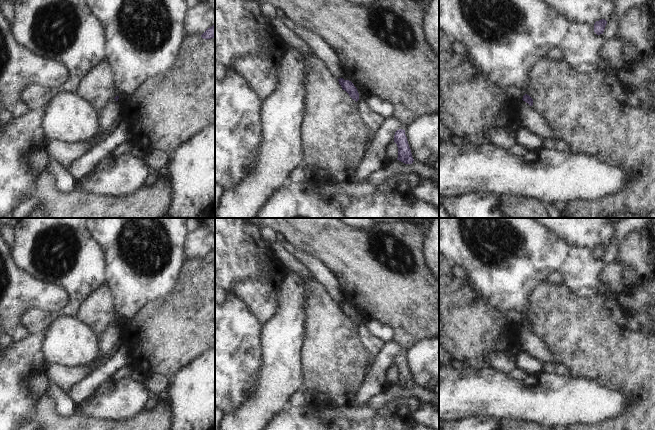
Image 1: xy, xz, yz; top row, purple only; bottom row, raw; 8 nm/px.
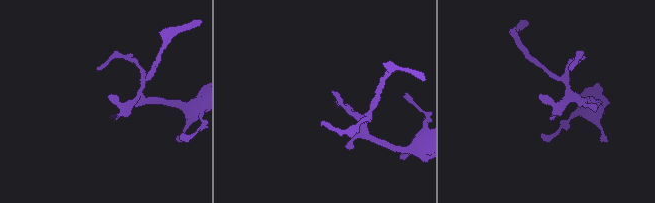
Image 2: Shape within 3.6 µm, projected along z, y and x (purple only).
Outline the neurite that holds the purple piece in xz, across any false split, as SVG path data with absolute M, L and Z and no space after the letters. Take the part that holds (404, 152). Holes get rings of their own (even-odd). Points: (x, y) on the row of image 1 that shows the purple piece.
M399 129L395 132L394 142L397 144L398 147L397 160L405 164L412 164L414 159L412 157L411 149L409 147L407 137L405 135L405 130Z

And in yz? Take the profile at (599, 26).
M605 19L596 21L594 24L594 32L597 35L603 34L606 24L607 24L607 21Z

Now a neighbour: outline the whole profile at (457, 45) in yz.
M453 41L453 48L457 52L458 55L465 55L469 60L469 56L466 51L466 47L460 41Z

